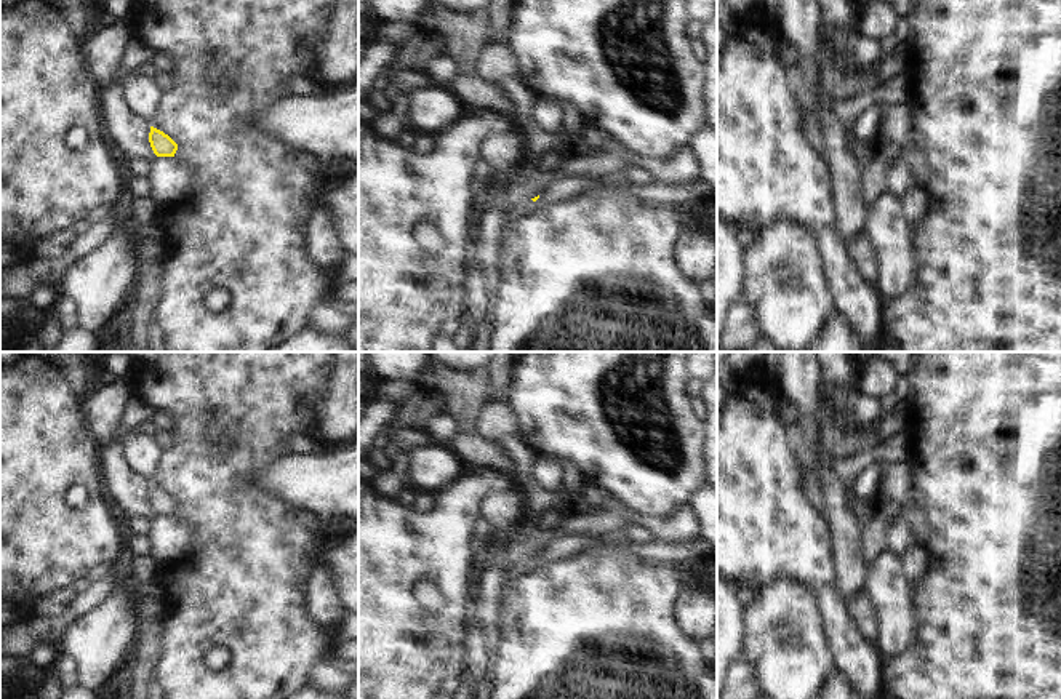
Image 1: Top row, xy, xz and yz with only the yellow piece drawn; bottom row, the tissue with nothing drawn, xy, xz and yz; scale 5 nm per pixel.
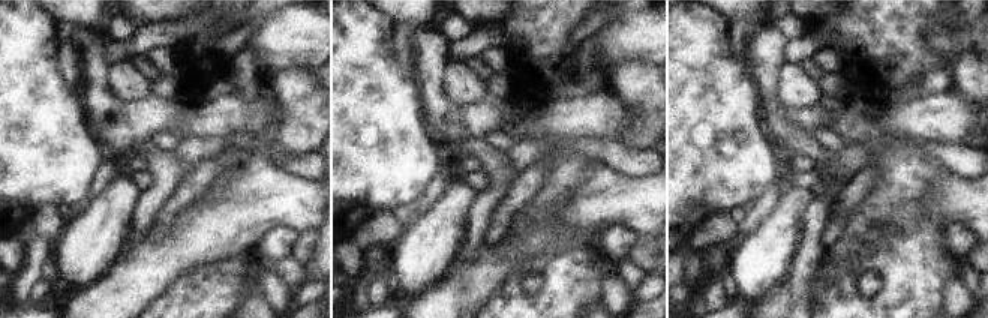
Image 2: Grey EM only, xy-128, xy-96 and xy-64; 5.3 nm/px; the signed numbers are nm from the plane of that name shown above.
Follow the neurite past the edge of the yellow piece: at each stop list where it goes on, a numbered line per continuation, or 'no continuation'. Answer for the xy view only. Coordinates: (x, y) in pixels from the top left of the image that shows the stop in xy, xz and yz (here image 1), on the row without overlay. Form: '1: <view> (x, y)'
no continuation

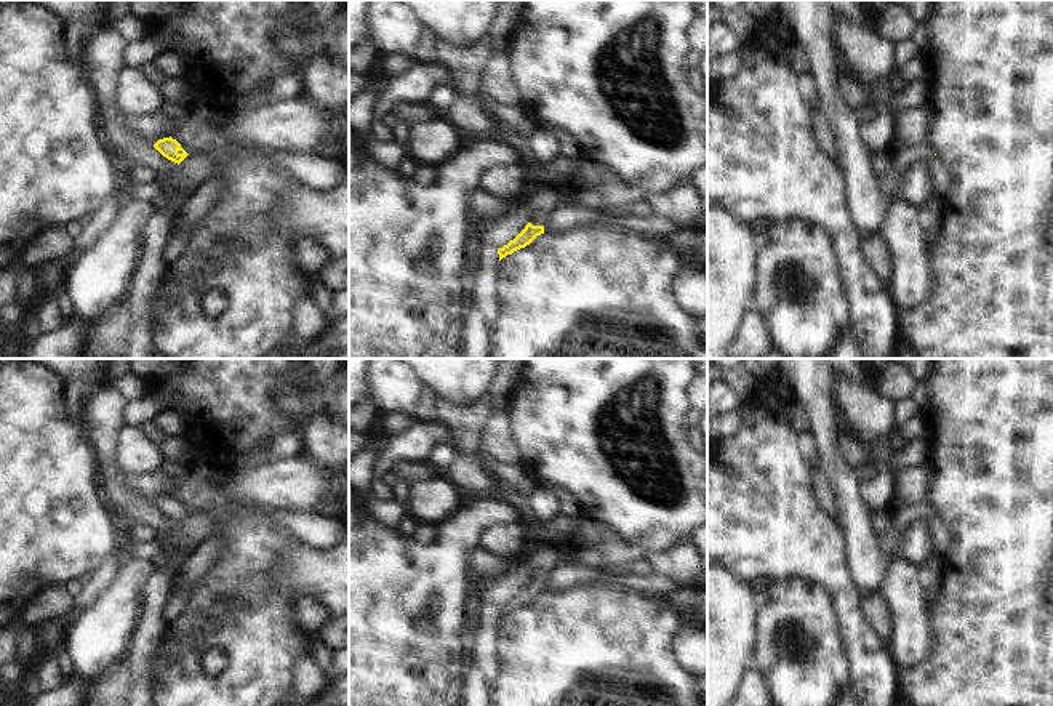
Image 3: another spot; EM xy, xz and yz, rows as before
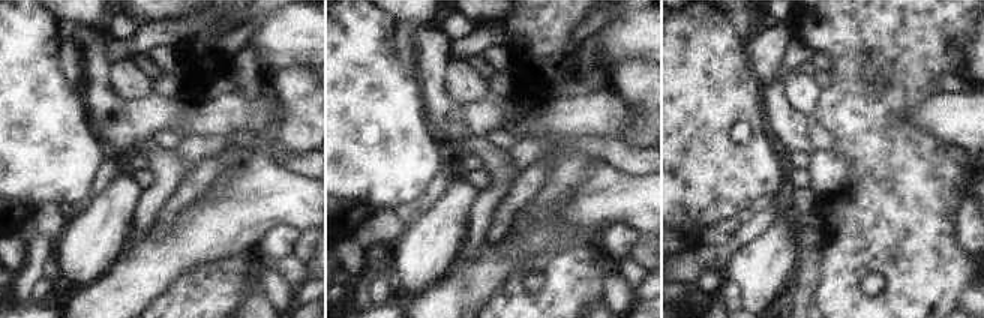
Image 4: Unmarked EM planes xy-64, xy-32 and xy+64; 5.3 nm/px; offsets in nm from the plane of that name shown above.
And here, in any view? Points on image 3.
1: xz (541, 559)

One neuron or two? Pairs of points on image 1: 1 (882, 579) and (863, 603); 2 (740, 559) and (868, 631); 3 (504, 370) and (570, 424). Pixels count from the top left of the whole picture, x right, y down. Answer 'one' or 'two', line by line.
1: two
2: two
3: two

